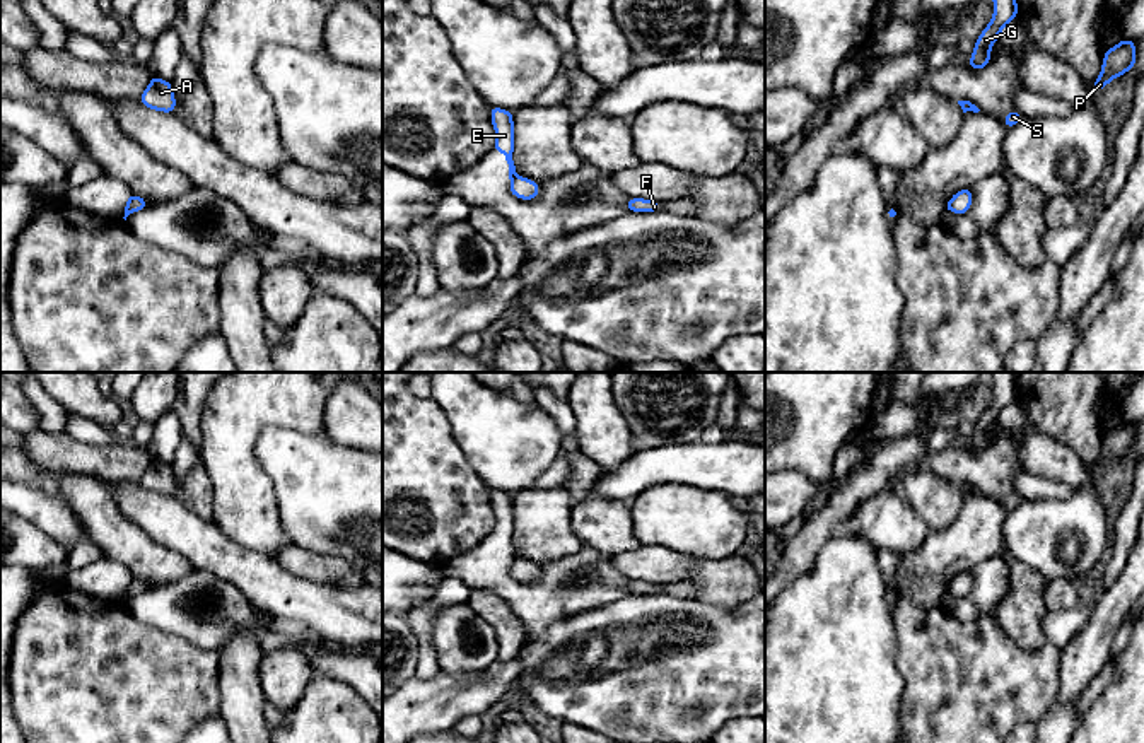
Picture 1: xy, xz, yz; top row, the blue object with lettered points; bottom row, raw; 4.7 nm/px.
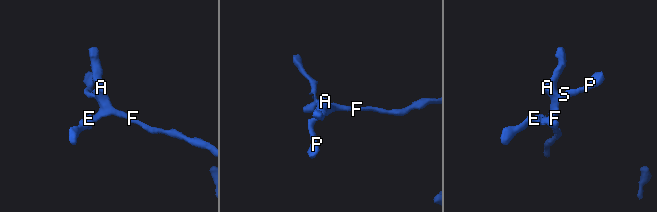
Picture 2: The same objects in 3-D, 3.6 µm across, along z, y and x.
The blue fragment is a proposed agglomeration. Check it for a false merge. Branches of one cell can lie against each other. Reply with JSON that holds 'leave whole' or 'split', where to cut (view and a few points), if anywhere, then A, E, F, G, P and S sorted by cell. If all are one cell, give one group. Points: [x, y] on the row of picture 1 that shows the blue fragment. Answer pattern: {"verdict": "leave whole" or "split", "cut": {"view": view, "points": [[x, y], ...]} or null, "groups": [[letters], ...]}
{"verdict": "split", "cut": {"view": "xz", "points": [[516, 176], [511, 181]]}, "groups": [["A", "F", "G", "P", "S"], ["E"]]}

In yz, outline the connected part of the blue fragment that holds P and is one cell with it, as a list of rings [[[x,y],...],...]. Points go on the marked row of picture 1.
[[[1122,39],[1118,44],[1105,51],[1100,77],[1091,84],[1093,89],[1103,91],[1112,79],[1127,73],[1135,65],[1135,41]]]

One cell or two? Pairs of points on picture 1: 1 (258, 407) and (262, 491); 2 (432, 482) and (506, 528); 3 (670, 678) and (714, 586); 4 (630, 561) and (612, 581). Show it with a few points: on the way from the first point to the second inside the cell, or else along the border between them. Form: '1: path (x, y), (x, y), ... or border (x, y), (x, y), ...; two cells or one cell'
1: path (245, 427), (245, 470); one cell
2: border (490, 489), (496, 526), (470, 552); two cells
3: border (692, 598), (729, 605), (747, 600); two cells
4: border (608, 555), (610, 562), (629, 581); two cells

